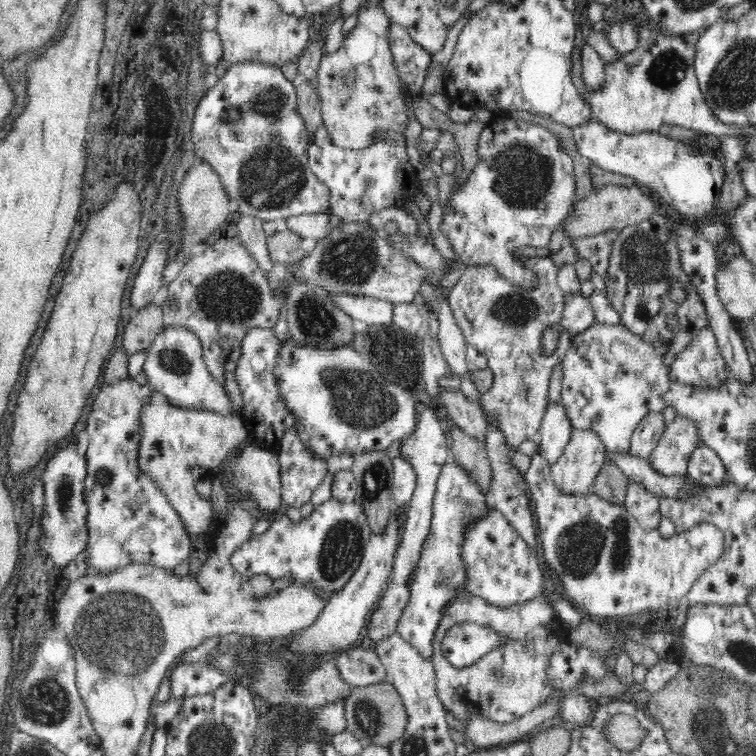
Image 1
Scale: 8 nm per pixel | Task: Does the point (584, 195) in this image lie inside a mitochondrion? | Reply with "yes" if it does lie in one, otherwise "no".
no

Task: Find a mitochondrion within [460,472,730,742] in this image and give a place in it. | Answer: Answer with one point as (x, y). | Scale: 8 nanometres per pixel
(585, 546)

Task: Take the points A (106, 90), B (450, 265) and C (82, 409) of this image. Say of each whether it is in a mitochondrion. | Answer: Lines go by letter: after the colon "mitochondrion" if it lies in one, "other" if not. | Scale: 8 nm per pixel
A: other
B: other
C: other

